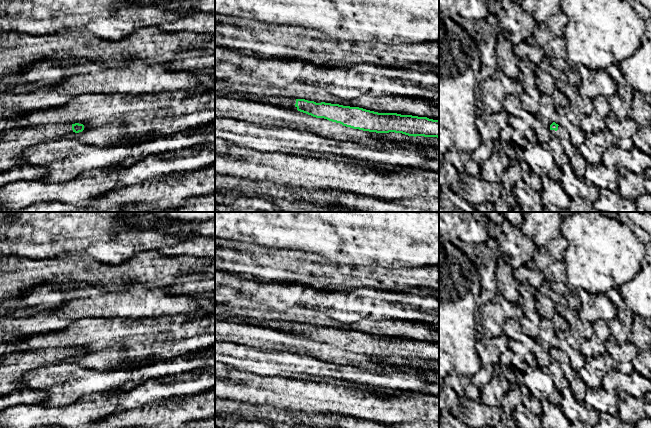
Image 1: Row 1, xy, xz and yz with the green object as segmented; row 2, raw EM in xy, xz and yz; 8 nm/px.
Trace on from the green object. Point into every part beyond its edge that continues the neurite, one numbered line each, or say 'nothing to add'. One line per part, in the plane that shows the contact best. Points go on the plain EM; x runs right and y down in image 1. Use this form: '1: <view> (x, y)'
1: xz (289, 327)

